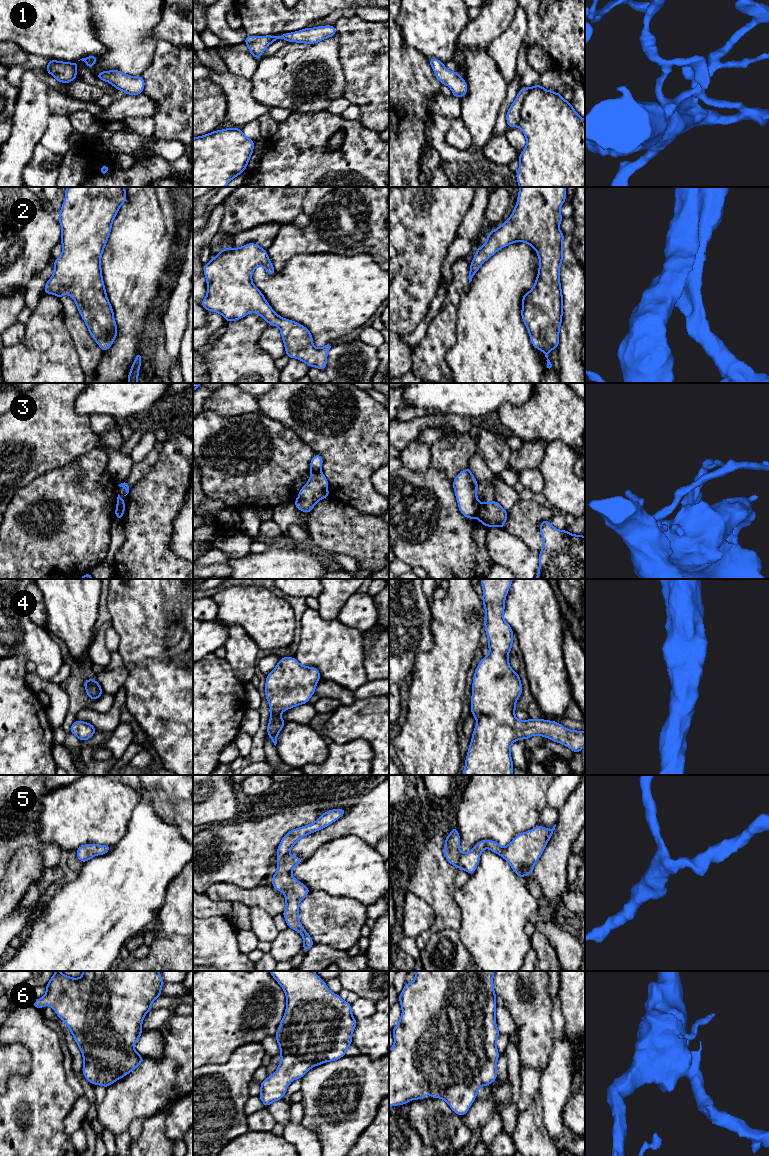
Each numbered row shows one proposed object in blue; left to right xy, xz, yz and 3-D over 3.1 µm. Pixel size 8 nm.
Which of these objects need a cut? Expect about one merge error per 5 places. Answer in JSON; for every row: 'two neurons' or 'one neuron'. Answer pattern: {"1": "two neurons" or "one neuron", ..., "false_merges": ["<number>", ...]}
{"1": "one neuron", "2": "one neuron", "3": "two neurons", "4": "one neuron", "5": "one neuron", "6": "one neuron", "false_merges": ["3"]}

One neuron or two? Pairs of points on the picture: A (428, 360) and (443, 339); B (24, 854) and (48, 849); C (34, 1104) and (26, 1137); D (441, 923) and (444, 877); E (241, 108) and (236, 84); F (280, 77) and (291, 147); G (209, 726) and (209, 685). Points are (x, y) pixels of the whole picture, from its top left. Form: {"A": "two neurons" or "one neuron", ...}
{"A": "one neuron", "B": "two neurons", "C": "one neuron", "D": "one neuron", "E": "one neuron", "F": "two neurons", "G": "one neuron"}

